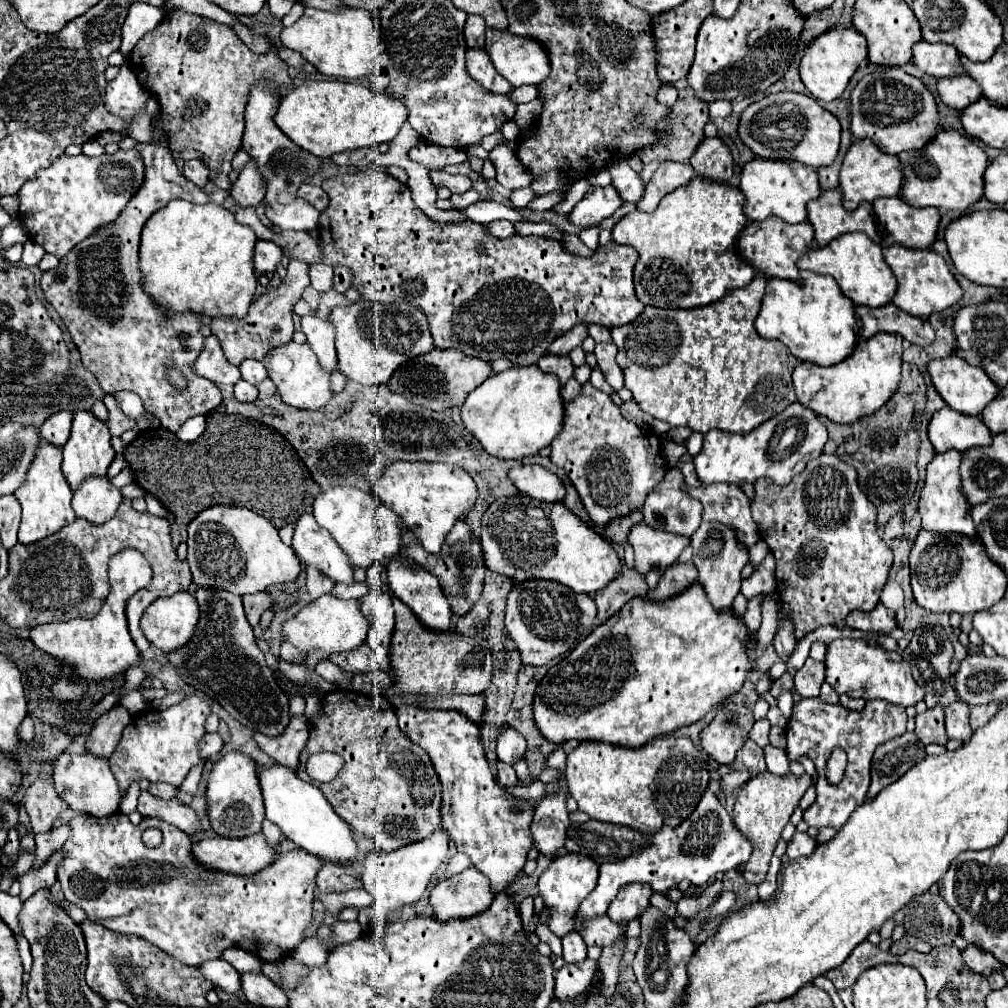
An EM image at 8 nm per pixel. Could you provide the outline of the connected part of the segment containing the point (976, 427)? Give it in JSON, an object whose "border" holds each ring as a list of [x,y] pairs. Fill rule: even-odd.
{"border":[[[943,407],[929,421],[929,439],[935,451],[945,453],[949,449],[965,451],[971,447],[987,447],[991,443],[991,433],[981,417]]]}

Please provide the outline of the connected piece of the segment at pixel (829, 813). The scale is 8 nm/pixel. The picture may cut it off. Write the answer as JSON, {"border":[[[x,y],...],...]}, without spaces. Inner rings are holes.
{"border":[[[801,699],[795,707],[793,707],[793,715],[787,723],[787,729],[785,729],[785,737],[787,737],[787,757],[790,761],[797,762],[801,756],[807,756],[813,763],[815,763],[815,769],[817,769],[817,799],[815,803],[805,811],[803,815],[803,821],[809,825],[809,827],[843,827],[845,821],[849,819],[849,815],[859,807],[863,805],[865,801],[865,795],[867,795],[867,789],[869,789],[869,769],[871,769],[871,757],[873,757],[873,751],[893,739],[893,737],[899,737],[905,733],[905,721],[907,721],[907,715],[905,715],[905,709],[903,707],[897,707],[897,705],[891,705],[891,703],[885,703],[881,699],[875,699],[875,701],[867,701],[865,709],[863,711],[847,711],[845,707],[841,705],[829,705],[821,699]],[[835,747],[841,747],[845,749],[847,753],[847,771],[845,771],[845,777],[839,785],[831,785],[827,779],[825,779],[825,763],[831,755],[831,751]]]}

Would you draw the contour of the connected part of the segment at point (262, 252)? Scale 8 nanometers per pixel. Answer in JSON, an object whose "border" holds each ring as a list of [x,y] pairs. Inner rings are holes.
{"border":[[[259,239],[255,245],[255,269],[261,273],[273,273],[275,267],[281,263],[281,249],[273,241]]]}

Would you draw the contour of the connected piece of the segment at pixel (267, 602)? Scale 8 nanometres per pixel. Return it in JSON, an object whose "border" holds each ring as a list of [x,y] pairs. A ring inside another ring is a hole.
{"border":[[[263,591],[255,595],[245,595],[243,605],[245,605],[245,613],[247,613],[251,627],[259,627],[259,617],[273,605],[273,599],[267,591]]]}

